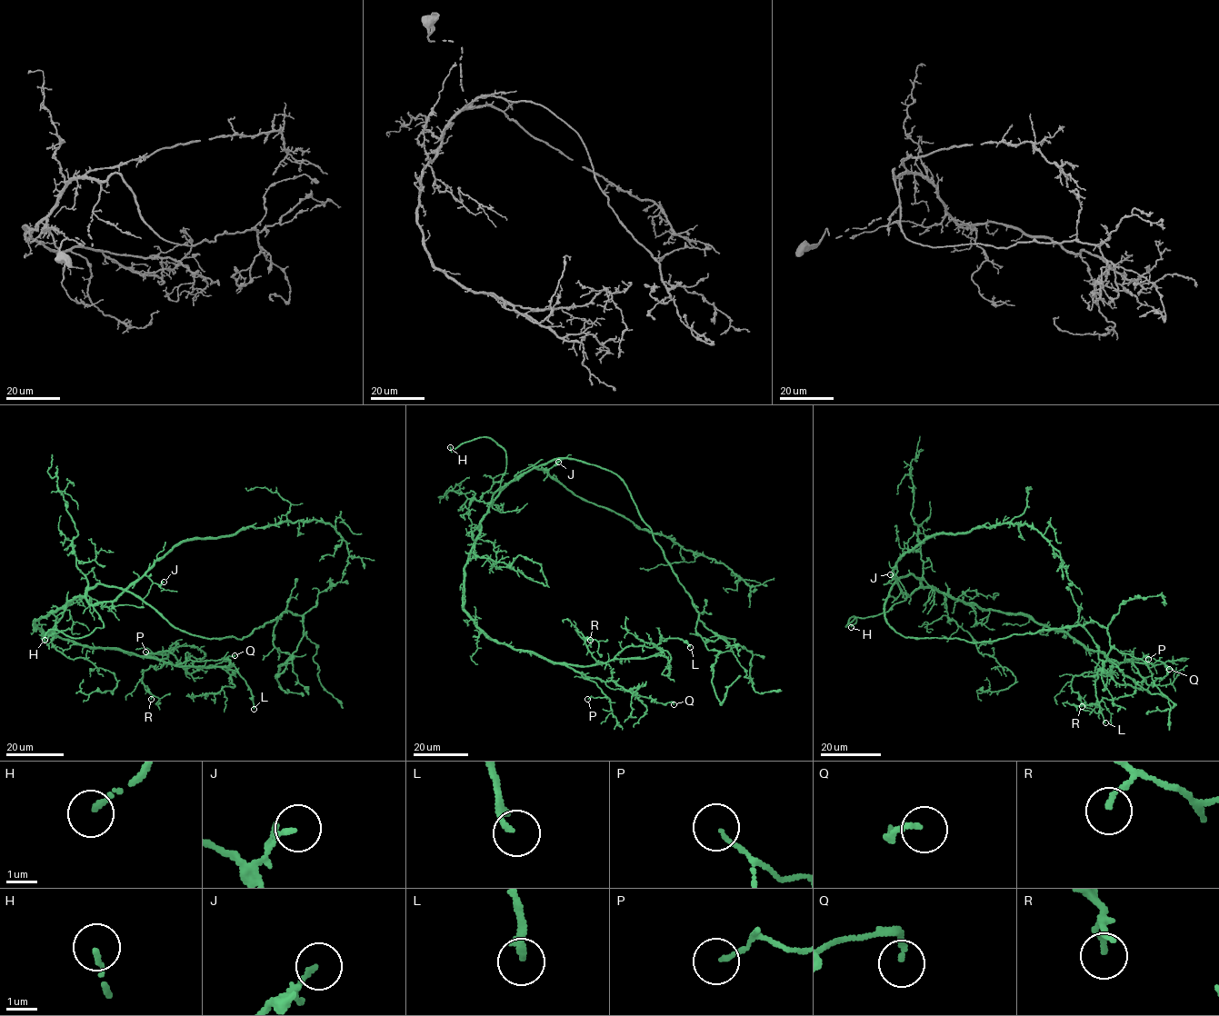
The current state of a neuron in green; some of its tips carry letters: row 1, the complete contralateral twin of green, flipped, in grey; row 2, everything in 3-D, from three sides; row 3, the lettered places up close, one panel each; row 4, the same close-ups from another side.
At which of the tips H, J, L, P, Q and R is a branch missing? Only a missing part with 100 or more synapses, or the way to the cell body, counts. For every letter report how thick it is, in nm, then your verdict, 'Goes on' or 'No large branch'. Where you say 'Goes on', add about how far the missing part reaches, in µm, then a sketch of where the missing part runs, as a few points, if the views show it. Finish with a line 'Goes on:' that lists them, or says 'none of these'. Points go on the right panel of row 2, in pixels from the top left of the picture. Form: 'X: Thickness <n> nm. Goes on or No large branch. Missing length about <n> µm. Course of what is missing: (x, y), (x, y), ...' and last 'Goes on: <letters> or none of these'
H: Thickness 150 nm. Goes on. Missing length about 25 µm
J: Thickness 140 nm. No large branch
L: Thickness 220 nm. No large branch
P: Thickness 120 nm. No large branch
Q: Thickness 140 nm. No large branch
R: Thickness 140 nm. No large branch
Goes on: H

